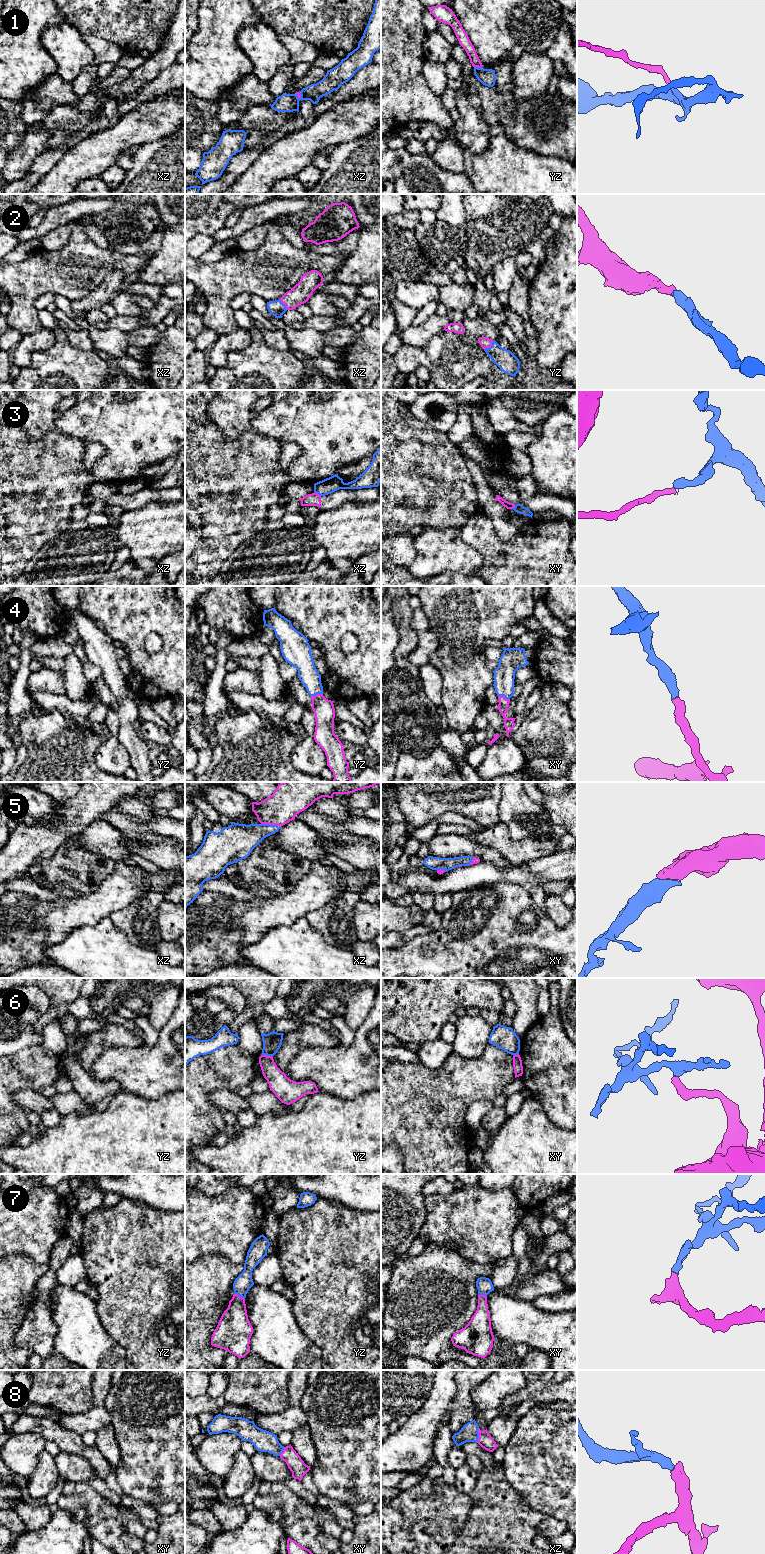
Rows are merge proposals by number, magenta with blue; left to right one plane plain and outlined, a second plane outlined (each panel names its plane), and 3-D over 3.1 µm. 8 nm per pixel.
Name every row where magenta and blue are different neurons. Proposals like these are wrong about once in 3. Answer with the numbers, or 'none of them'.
1, 3, 6

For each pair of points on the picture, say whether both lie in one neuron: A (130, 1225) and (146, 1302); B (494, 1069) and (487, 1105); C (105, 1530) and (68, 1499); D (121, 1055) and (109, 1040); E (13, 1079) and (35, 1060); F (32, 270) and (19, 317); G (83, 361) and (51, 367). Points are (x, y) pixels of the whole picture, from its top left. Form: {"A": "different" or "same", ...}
{"A": "same", "B": "different", "C": "same", "D": "different", "E": "same", "F": "same", "G": "same"}

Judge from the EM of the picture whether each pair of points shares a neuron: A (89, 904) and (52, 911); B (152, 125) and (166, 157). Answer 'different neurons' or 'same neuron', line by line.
A: same neuron
B: different neurons

